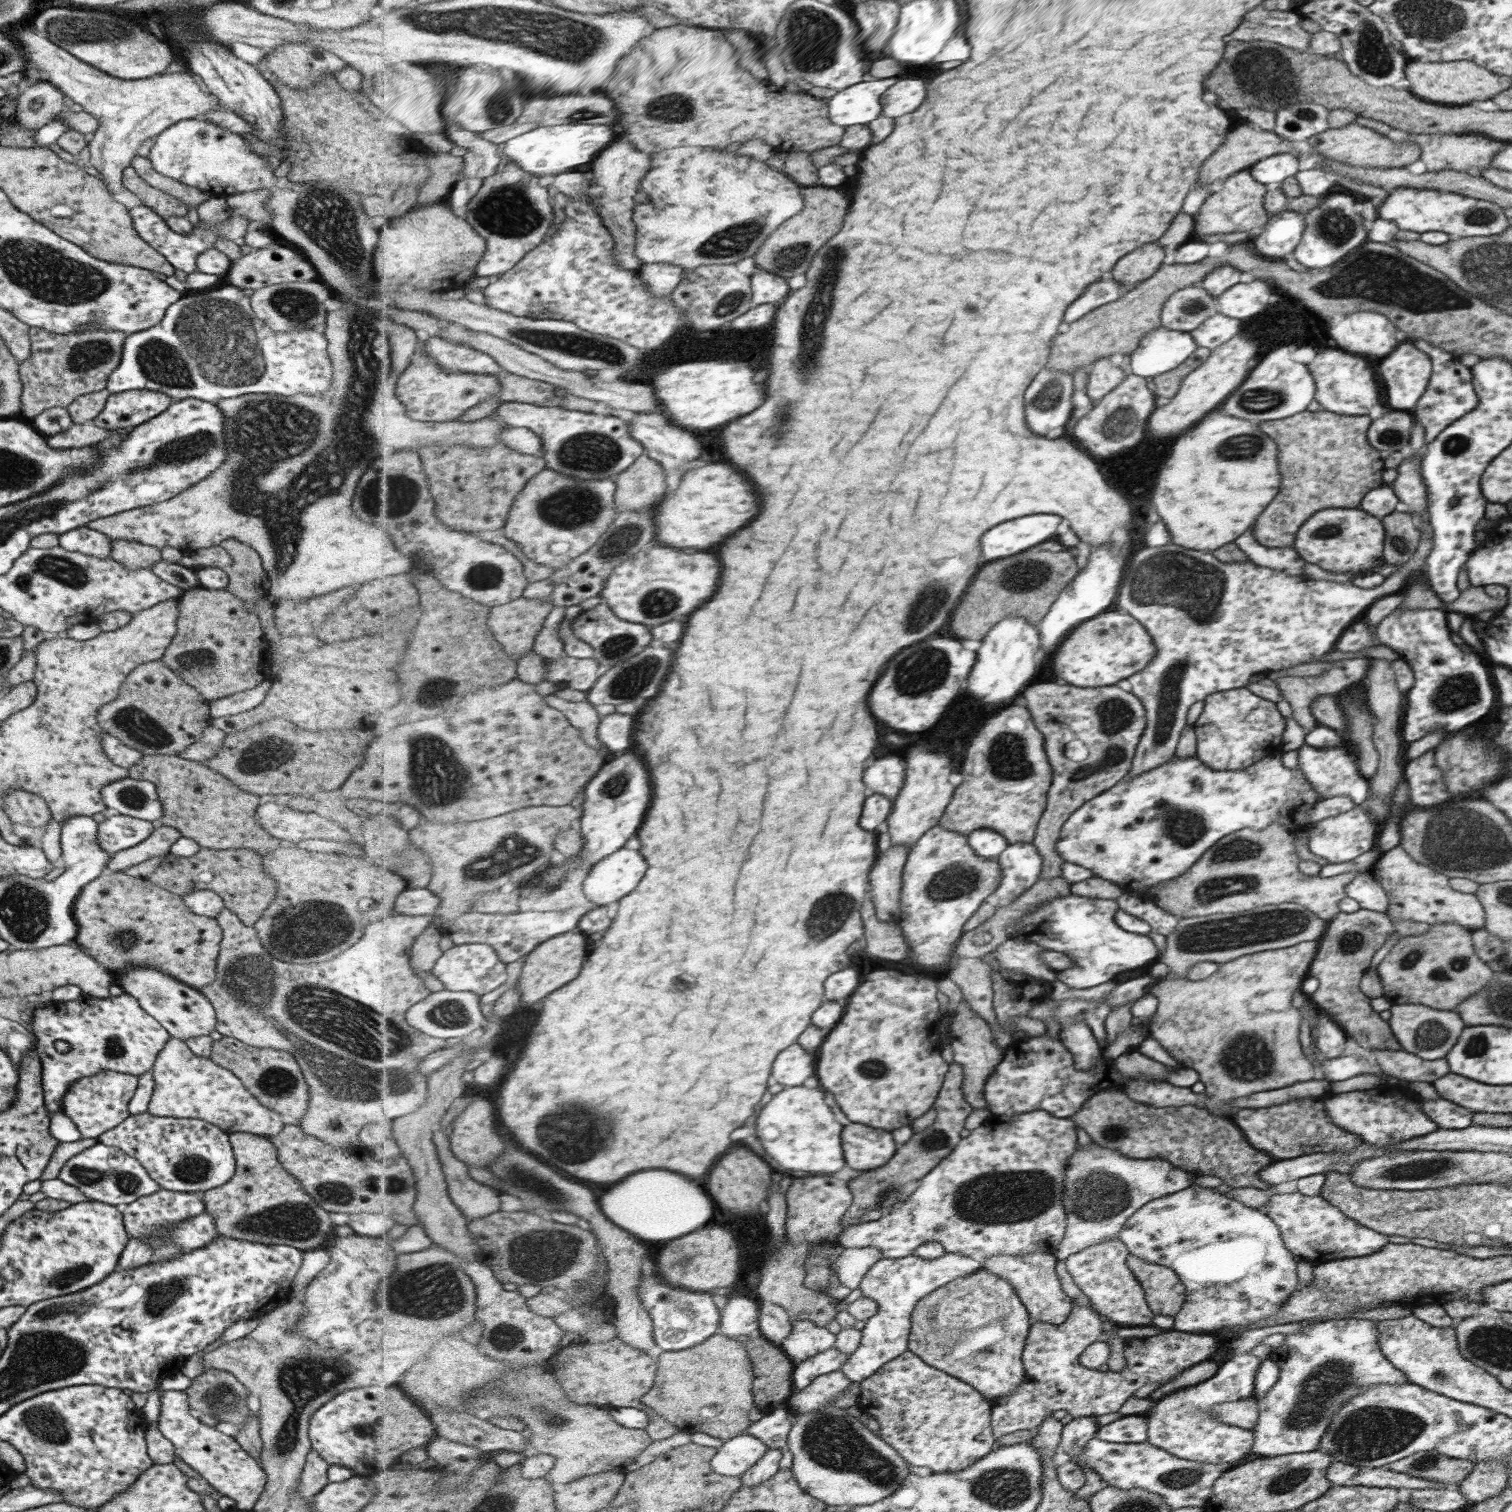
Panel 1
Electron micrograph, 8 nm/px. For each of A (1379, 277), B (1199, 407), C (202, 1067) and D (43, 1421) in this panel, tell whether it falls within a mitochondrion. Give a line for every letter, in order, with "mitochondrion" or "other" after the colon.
A: mitochondrion
B: other
C: other
D: mitochondrion

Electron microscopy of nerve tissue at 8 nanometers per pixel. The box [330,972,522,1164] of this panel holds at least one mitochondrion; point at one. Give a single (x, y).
(464, 1016)

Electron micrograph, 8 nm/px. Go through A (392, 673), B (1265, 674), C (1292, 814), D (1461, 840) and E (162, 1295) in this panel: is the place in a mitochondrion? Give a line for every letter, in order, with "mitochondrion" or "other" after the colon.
A: other
B: other
C: other
D: mitochondrion
E: mitochondrion

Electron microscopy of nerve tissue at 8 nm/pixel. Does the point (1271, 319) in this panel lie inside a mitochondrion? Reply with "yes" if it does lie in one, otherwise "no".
no

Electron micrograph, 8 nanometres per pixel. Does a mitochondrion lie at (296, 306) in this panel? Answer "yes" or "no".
yes

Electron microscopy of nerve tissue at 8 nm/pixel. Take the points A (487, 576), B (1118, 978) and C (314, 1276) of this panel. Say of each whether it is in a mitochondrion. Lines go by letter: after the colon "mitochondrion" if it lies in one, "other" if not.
A: mitochondrion
B: other
C: other

